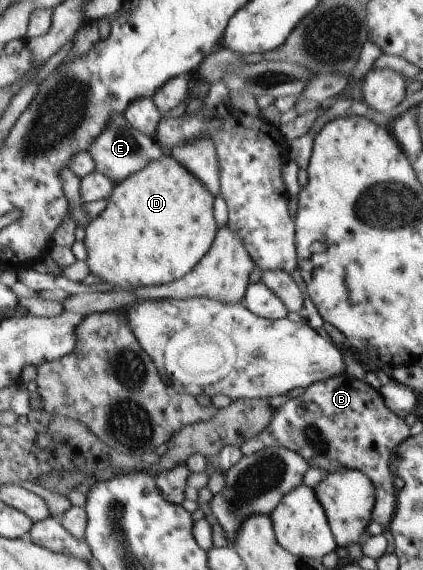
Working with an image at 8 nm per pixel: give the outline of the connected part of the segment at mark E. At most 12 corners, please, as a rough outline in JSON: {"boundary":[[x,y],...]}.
{"boundary":[[115,115],[88,152],[118,184],[165,158],[155,137]]}

